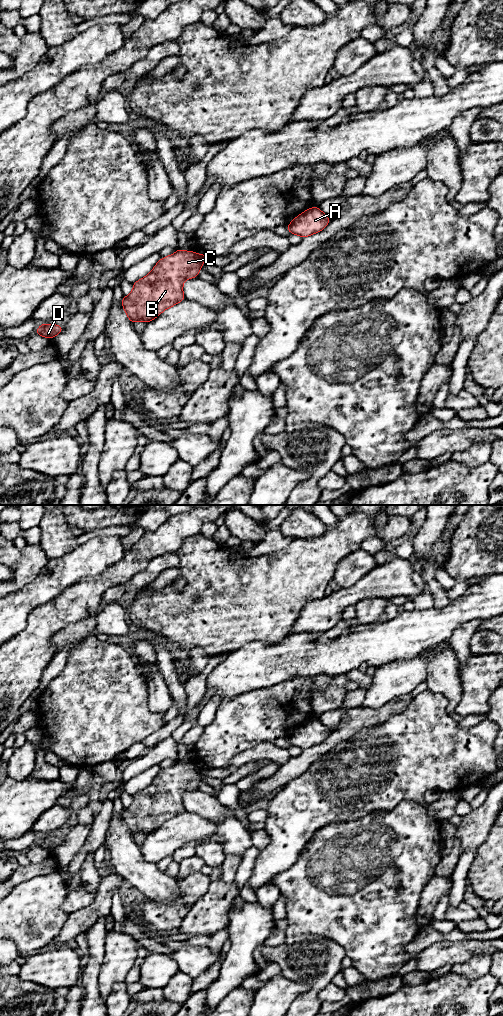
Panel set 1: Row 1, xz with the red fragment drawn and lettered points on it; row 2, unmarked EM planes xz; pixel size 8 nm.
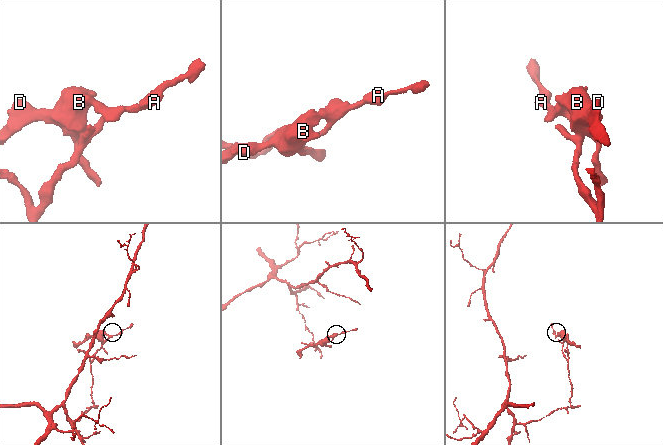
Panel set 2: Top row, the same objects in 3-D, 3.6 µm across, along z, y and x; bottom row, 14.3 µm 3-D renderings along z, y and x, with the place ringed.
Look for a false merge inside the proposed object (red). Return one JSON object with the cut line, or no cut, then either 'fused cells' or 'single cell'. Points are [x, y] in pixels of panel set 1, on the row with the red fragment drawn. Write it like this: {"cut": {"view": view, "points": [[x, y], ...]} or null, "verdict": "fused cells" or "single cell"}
{"cut": {"view": "xz", "points": [[196, 254], [202, 262]]}, "verdict": "fused cells"}

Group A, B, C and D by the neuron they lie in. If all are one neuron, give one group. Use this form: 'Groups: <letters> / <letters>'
Groups: A / B C D

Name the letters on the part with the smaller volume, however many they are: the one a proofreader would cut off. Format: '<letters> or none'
B, C, D

